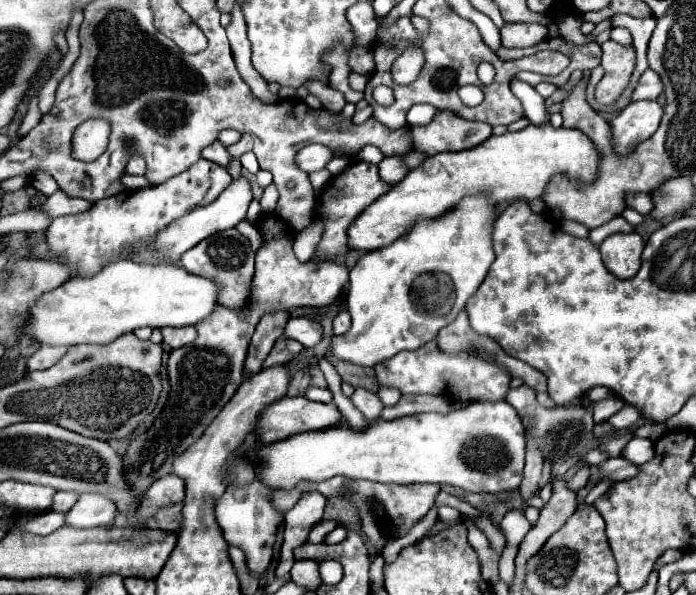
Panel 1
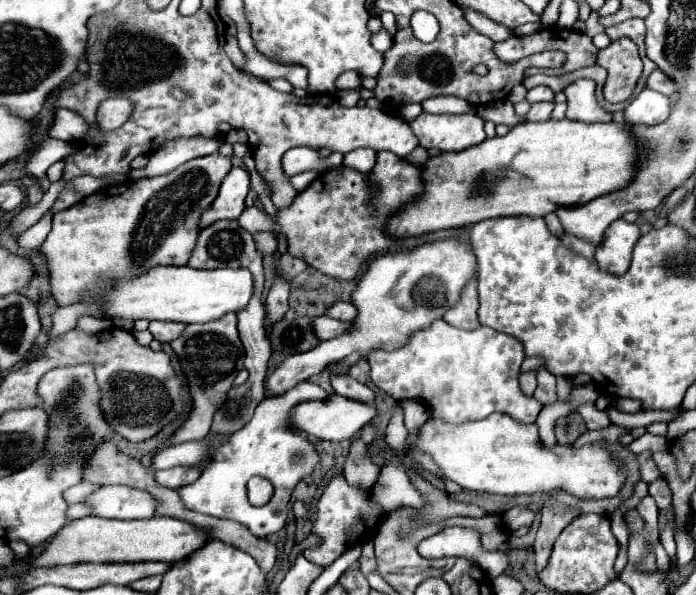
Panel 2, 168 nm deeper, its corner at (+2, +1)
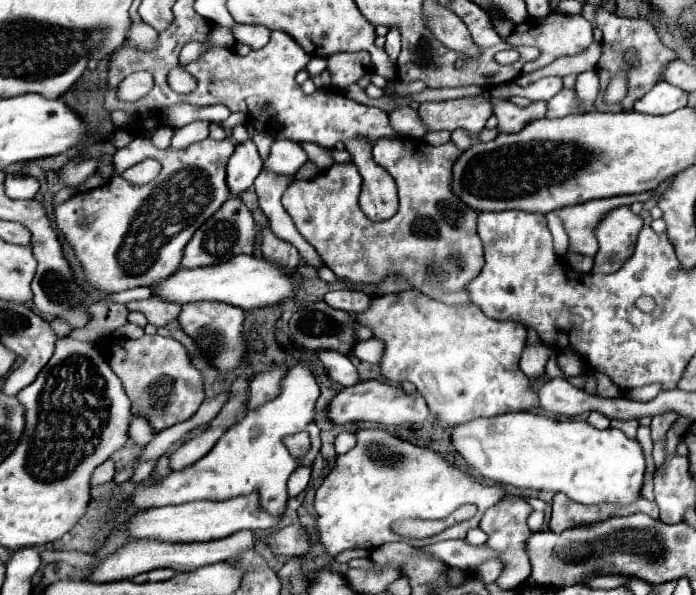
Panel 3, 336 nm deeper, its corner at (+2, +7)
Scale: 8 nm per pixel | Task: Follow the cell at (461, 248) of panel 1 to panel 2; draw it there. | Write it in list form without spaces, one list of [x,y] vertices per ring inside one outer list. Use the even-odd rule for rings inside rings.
[[[452,236],[426,242],[412,250],[386,252],[382,256],[376,256],[374,260],[370,260],[366,272],[352,292],[350,302],[356,306],[358,314],[350,330],[342,336],[320,342],[308,352],[288,356],[268,378],[268,392],[272,396],[284,394],[288,388],[294,388],[298,382],[320,374],[328,364],[340,362],[350,354],[360,354],[362,358],[366,358],[374,350],[394,352],[402,348],[416,332],[442,318],[446,312],[444,308],[450,308],[460,300],[460,294],[464,286],[474,278],[476,268],[478,258],[472,246]]]

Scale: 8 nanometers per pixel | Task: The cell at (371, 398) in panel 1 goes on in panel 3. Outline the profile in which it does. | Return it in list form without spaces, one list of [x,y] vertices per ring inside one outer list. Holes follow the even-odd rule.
[[[316,350],[316,356],[320,358],[328,376],[334,382],[338,382],[342,386],[354,386],[360,380],[358,372],[356,372],[356,368],[348,356],[340,354],[336,350]]]

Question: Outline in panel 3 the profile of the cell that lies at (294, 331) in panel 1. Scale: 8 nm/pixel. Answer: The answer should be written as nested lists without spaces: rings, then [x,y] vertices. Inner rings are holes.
[[[404,290],[404,292],[396,292],[396,294],[386,294],[386,296],[378,296],[374,298],[372,306],[362,312],[362,314],[354,314],[356,322],[360,322],[360,326],[370,326],[374,336],[384,340],[386,342],[386,352],[384,352],[384,358],[380,362],[382,366],[382,374],[386,376],[386,380],[390,382],[396,382],[400,384],[402,380],[408,380],[416,386],[416,390],[422,394],[422,398],[428,402],[430,410],[436,414],[436,420],[438,420],[438,426],[440,428],[450,428],[450,426],[458,426],[458,424],[464,424],[468,420],[474,420],[474,418],[482,418],[482,416],[498,416],[498,414],[504,414],[504,412],[526,412],[534,406],[538,406],[538,396],[536,392],[530,388],[530,380],[528,376],[522,374],[518,362],[520,362],[520,354],[522,354],[522,348],[526,346],[526,328],[520,326],[520,322],[506,322],[506,320],[494,320],[494,318],[488,318],[476,304],[464,304],[464,306],[450,306],[450,304],[444,304],[440,300],[434,300],[434,298],[428,298],[426,294],[422,294],[420,290]]]

